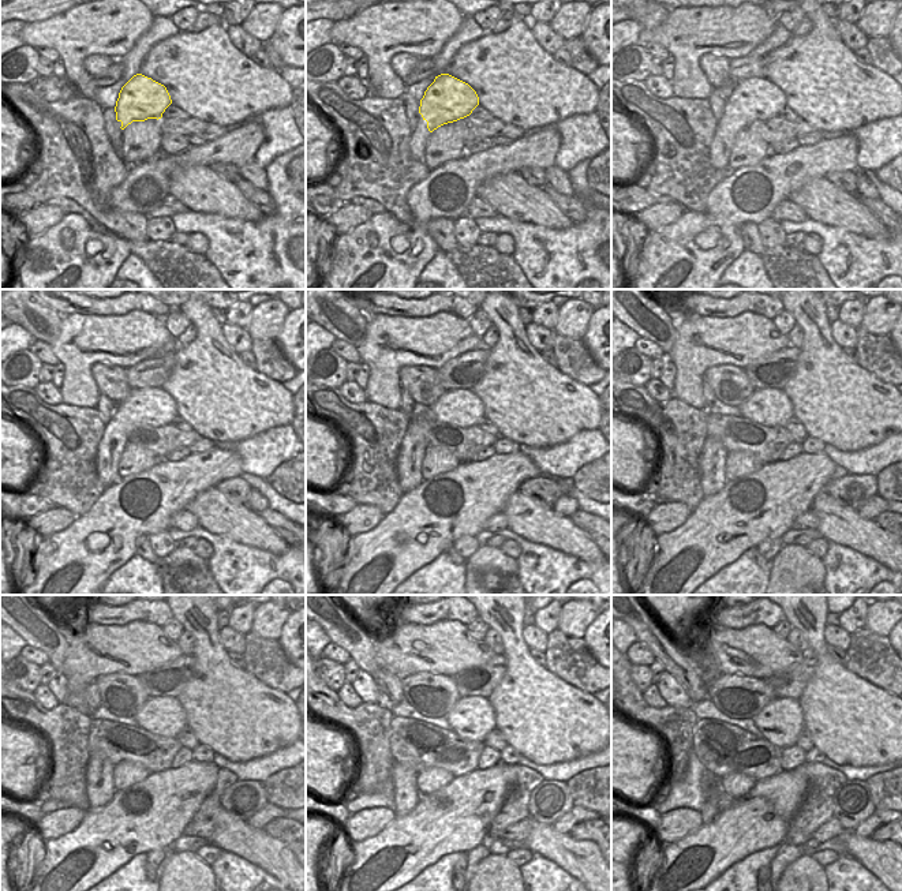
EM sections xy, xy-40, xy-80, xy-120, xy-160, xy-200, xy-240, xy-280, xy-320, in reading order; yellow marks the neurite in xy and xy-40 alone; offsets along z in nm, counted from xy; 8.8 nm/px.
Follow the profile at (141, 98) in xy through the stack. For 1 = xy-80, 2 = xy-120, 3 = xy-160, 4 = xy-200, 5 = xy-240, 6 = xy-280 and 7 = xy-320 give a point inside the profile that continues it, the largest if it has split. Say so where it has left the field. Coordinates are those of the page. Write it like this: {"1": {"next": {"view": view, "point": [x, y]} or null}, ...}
{"1": {"next": {"view": "xy-80", "point": [752, 100]}}, "2": {"next": {"view": "xy-120", "point": [152, 405]}}, "3": {"next": {"view": "xy-160", "point": [463, 408]}}, "4": {"next": {"view": "xy-200", "point": [768, 407]}}, "5": {"next": {"view": "xy-240", "point": [164, 715]}}, "6": {"next": {"view": "xy-280", "point": [472, 718]}}, "7": {"next": {"view": "xy-320", "point": [781, 722]}}}

